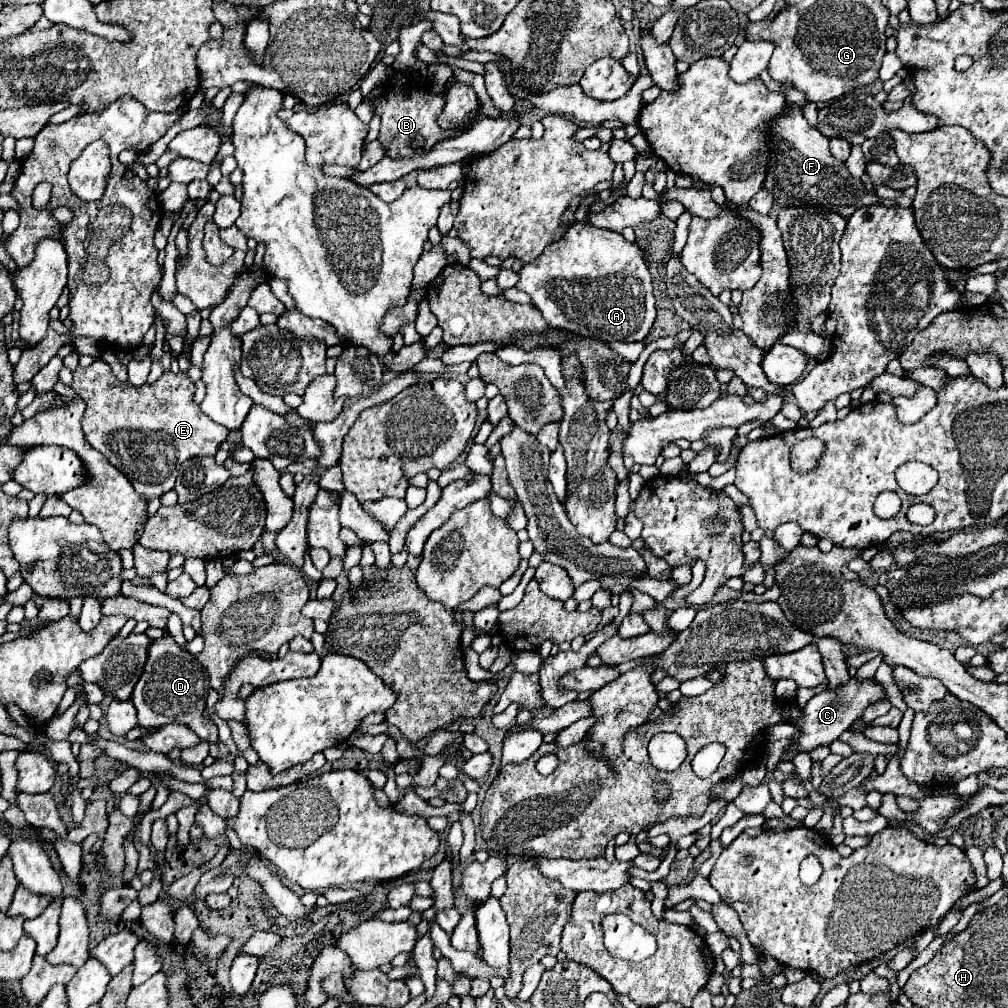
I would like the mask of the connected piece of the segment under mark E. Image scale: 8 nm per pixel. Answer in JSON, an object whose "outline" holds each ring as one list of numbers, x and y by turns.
{"outline":[[94,360,87,368,78,365,73,371,71,387,86,402,82,418,86,440,132,482,134,490,146,502,174,488,184,460,214,456,228,436,224,426,210,420,192,404,196,386,186,372,164,372,154,384,132,386,120,384,104,360]]}

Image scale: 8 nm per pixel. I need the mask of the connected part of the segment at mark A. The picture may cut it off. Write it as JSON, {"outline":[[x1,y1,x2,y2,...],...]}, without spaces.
{"outline":[[576,222,566,232,566,236,562,236,554,244,548,244,534,262,524,264,518,276,520,280,516,288,532,298,532,306,542,312,544,320,554,328,564,328,578,336,602,338,604,342,614,342,614,340,636,342,648,336,656,320,652,280,650,280,648,266,642,258,642,252,638,244,626,242,624,236,618,232]]}

